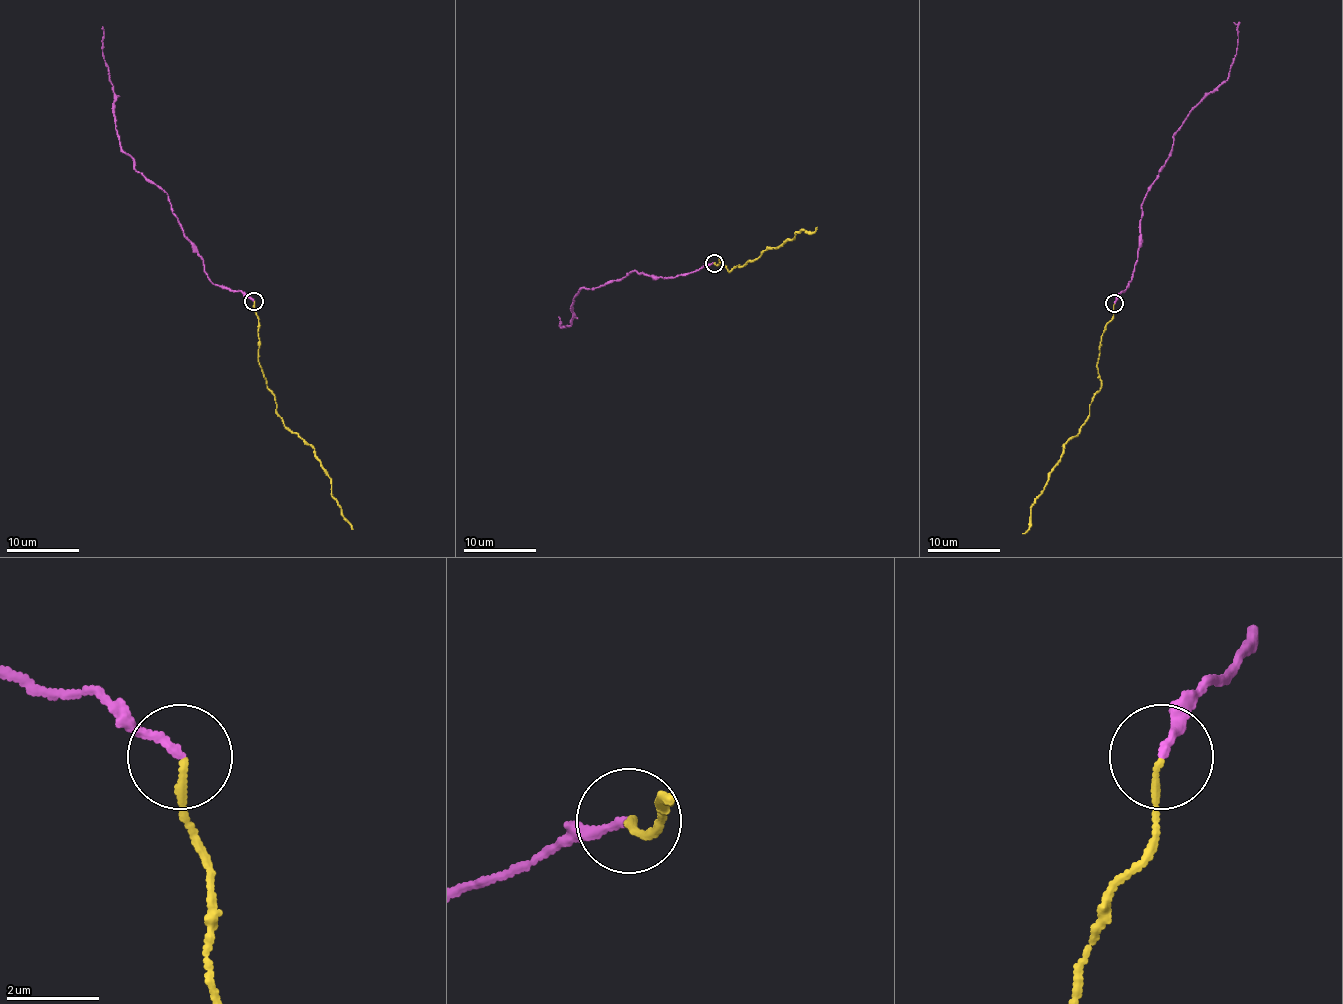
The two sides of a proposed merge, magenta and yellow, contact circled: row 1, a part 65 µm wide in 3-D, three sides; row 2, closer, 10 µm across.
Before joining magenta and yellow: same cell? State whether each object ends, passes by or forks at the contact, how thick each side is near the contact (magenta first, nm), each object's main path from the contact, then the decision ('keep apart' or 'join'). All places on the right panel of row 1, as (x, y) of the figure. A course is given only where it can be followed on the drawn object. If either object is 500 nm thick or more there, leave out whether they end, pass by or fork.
magenta ends; yellow ends; calibres 180 and 150 nm; course magenta (1114, 304), (1133, 276), (1147, 190), (1171, 154), (1178, 129), (1187, 114), (1229, 76), (1237, 47), (1239, 21); course yellow (1114, 304), (1102, 333), (1100, 388), (1090, 415), (1067, 441), (1023, 534); join

